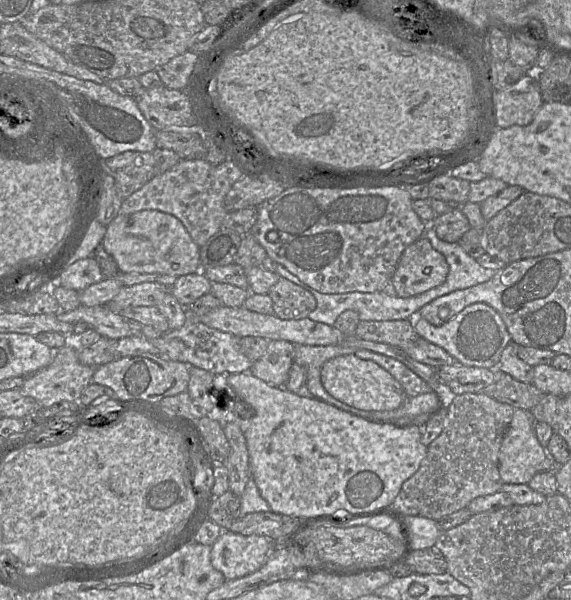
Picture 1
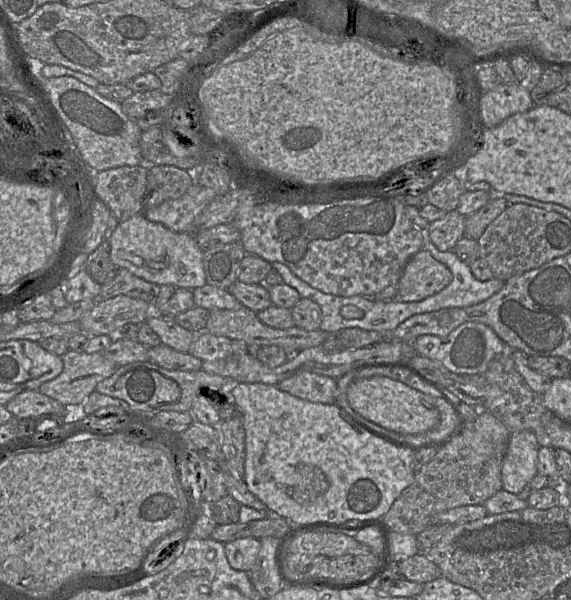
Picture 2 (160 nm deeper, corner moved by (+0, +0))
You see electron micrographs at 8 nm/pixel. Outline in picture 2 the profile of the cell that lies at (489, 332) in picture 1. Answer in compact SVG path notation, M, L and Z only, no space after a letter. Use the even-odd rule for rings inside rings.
M468 321L446 336L420 335L414 342L417 354L441 362L454 374L483 374L490 363L508 351L505 342L488 325Z

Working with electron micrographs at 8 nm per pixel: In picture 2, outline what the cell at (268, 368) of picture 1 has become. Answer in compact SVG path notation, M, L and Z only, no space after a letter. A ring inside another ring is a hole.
M298 371L279 382L277 386L282 391L304 400L322 404L336 403L336 379L311 371Z

